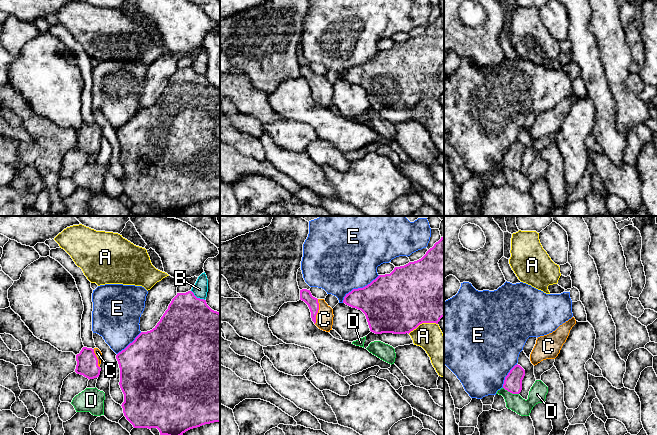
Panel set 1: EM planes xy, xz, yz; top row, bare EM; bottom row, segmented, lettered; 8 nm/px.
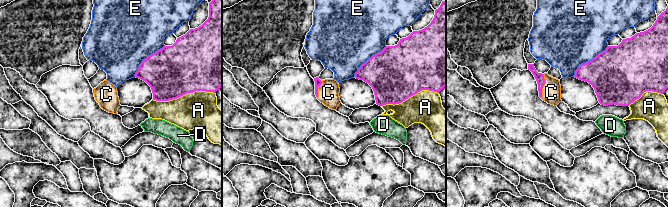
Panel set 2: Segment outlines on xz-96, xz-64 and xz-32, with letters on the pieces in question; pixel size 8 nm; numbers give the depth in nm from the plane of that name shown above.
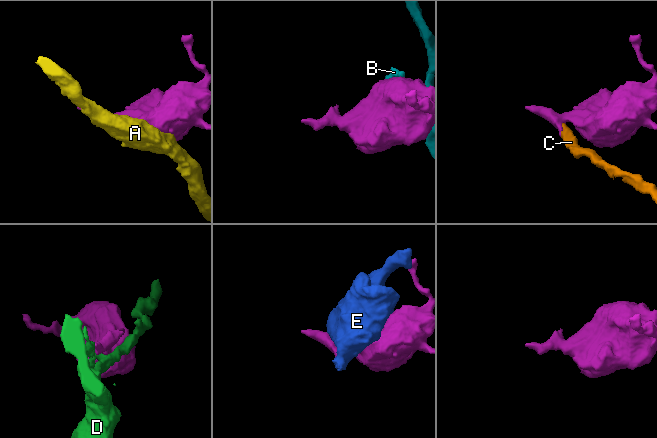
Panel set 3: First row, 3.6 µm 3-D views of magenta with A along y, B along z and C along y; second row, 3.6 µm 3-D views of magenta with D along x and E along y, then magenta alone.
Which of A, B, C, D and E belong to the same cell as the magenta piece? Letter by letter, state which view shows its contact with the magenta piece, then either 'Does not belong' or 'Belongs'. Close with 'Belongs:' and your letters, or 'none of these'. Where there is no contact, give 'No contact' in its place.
A: Touches magenta in xz. Does not belong
B: Touches magenta in xy. Does not belong
C: Touches magenta in xz. Belongs
D: Touches magenta in yz. Does not belong
E: Touches magenta in xz. Does not belong
Belongs: C

